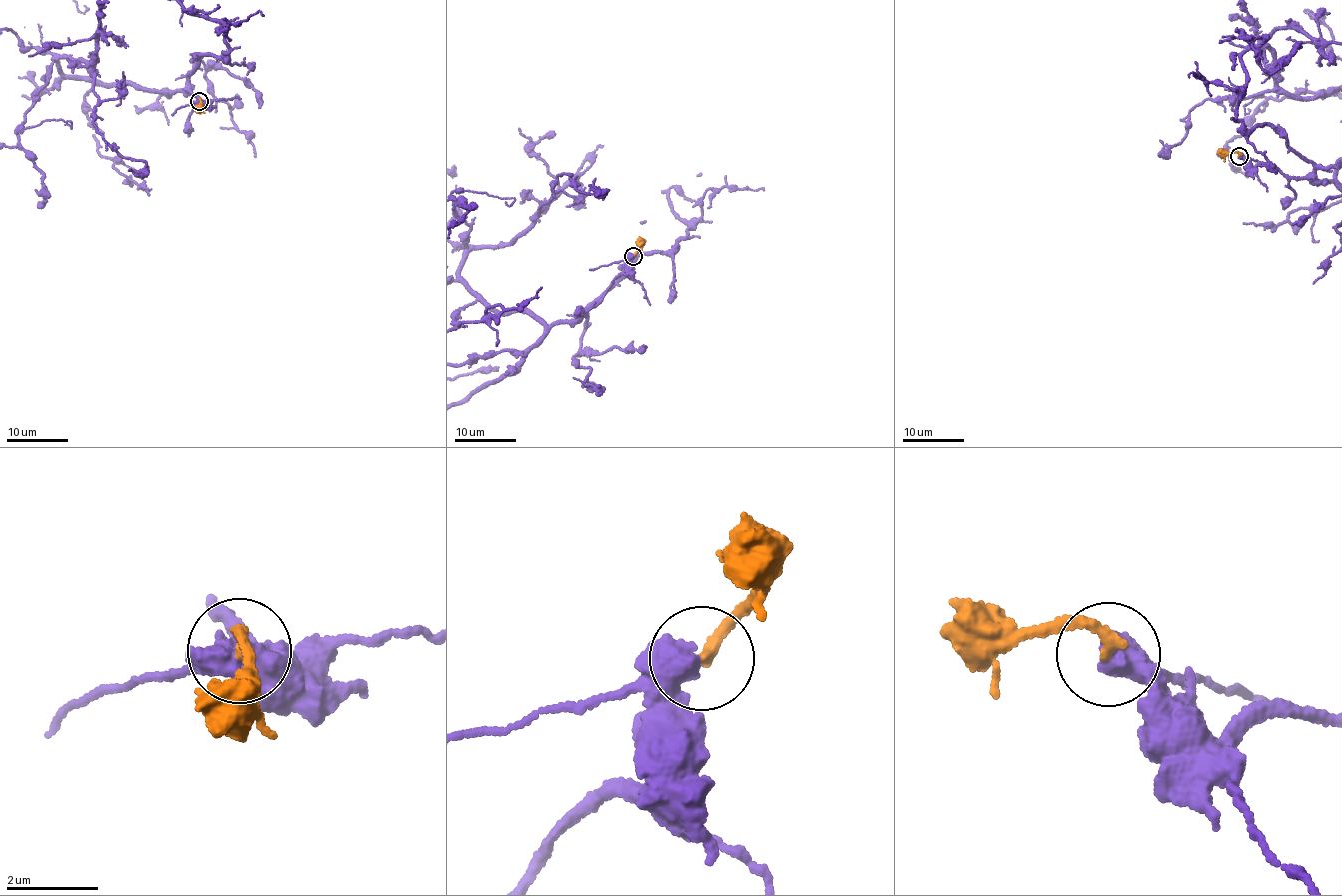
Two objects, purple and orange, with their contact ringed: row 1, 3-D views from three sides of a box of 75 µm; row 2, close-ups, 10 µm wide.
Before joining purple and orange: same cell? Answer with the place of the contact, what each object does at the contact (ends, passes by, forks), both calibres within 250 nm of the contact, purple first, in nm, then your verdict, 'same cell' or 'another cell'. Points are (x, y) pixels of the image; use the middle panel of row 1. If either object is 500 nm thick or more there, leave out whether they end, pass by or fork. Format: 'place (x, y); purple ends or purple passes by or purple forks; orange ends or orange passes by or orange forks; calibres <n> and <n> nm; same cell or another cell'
place (633, 256); calibres 600 and 260 nm; another cell

